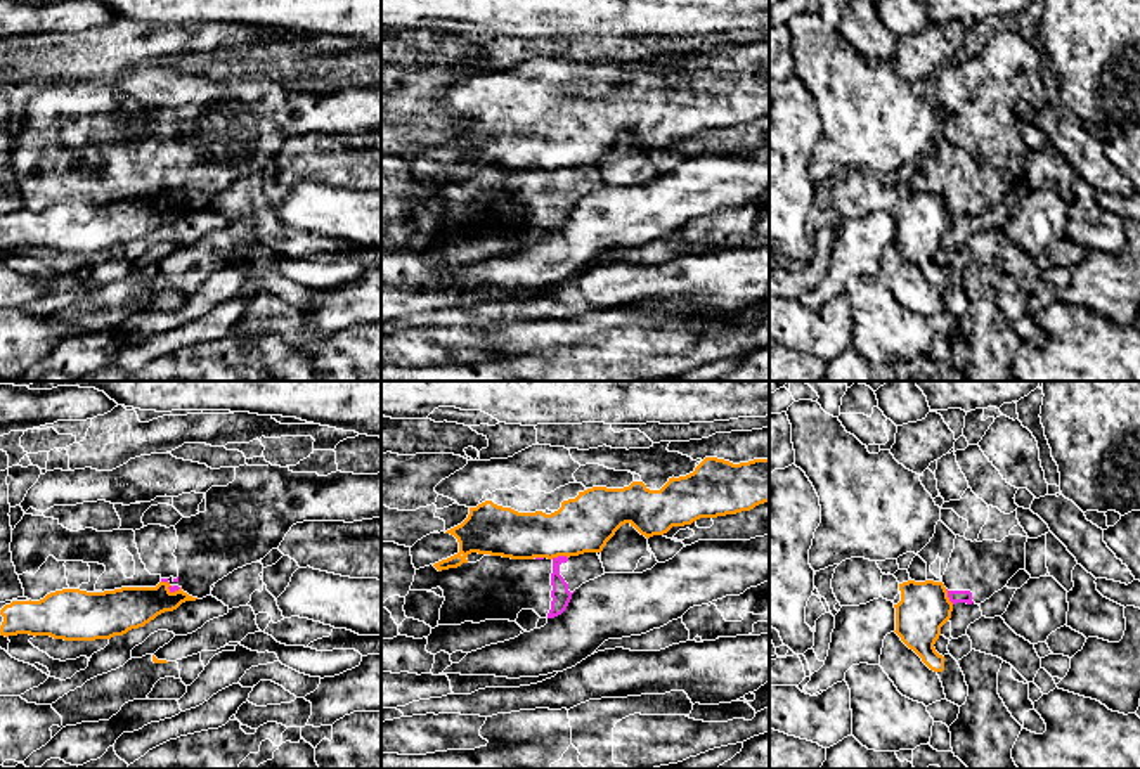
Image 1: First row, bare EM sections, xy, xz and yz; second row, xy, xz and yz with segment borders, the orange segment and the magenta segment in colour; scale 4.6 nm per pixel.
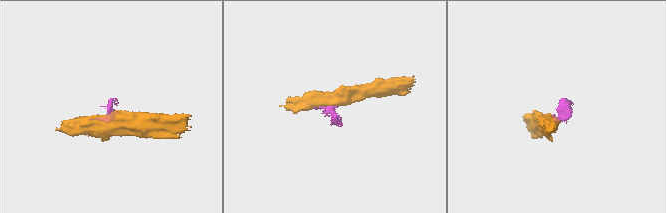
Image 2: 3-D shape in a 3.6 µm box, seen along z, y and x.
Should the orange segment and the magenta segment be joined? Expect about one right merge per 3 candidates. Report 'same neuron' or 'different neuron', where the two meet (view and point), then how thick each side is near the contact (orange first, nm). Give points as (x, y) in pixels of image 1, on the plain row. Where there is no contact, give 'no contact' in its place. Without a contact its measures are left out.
different neuron | xz (558, 167) | 260/90 nm

